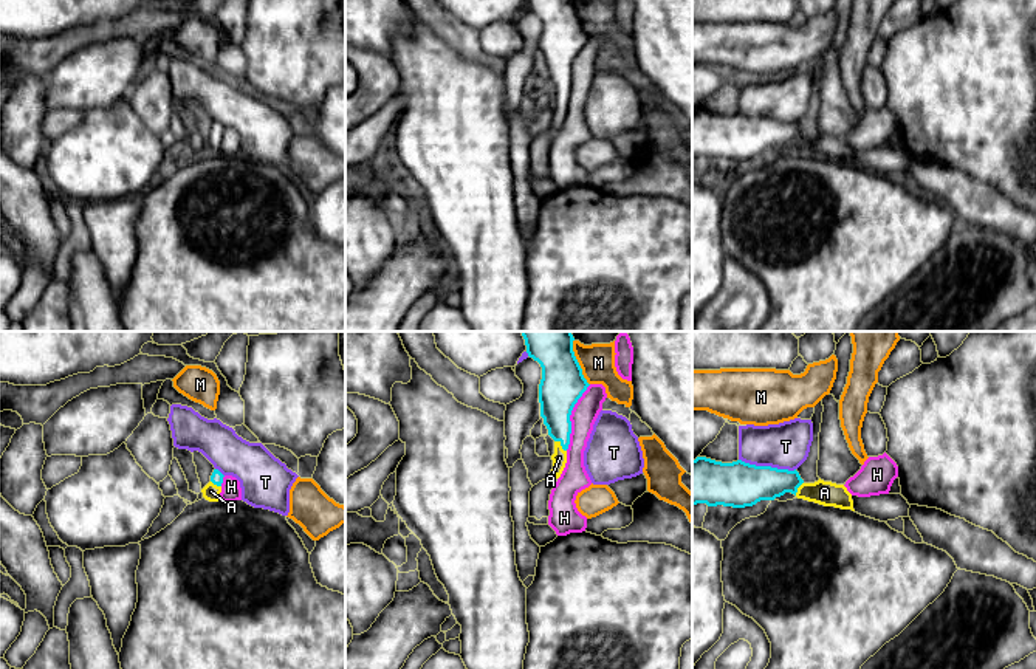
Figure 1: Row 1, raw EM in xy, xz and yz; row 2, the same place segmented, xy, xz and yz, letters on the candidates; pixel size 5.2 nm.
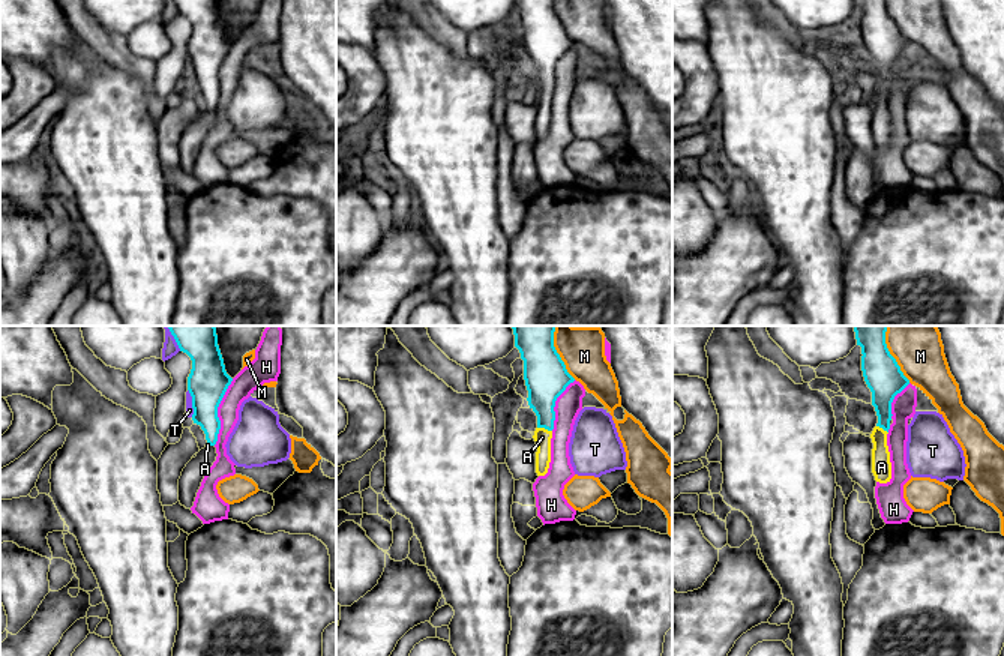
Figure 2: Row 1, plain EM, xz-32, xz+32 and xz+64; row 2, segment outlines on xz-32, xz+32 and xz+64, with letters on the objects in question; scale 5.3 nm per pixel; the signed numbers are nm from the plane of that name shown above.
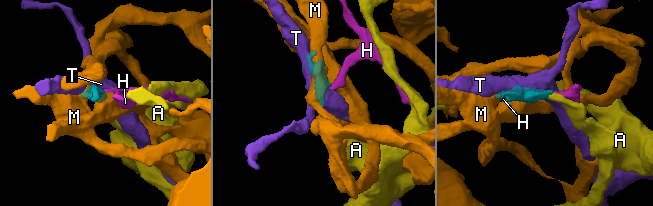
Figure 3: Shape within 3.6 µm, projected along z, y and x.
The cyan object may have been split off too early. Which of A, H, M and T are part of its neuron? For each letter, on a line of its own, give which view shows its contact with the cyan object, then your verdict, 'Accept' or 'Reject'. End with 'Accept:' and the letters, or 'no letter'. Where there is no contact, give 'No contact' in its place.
A: Touches cyan in xz. Accept
H: Touches cyan in xz. Reject
M: Touches cyan in xz. Reject
T: Touches cyan in yz. Reject
Accept: A

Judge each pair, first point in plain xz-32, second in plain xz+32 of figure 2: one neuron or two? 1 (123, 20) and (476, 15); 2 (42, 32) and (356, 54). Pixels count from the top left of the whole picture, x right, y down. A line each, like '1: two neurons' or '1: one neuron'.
1: one neuron
2: two neurons

